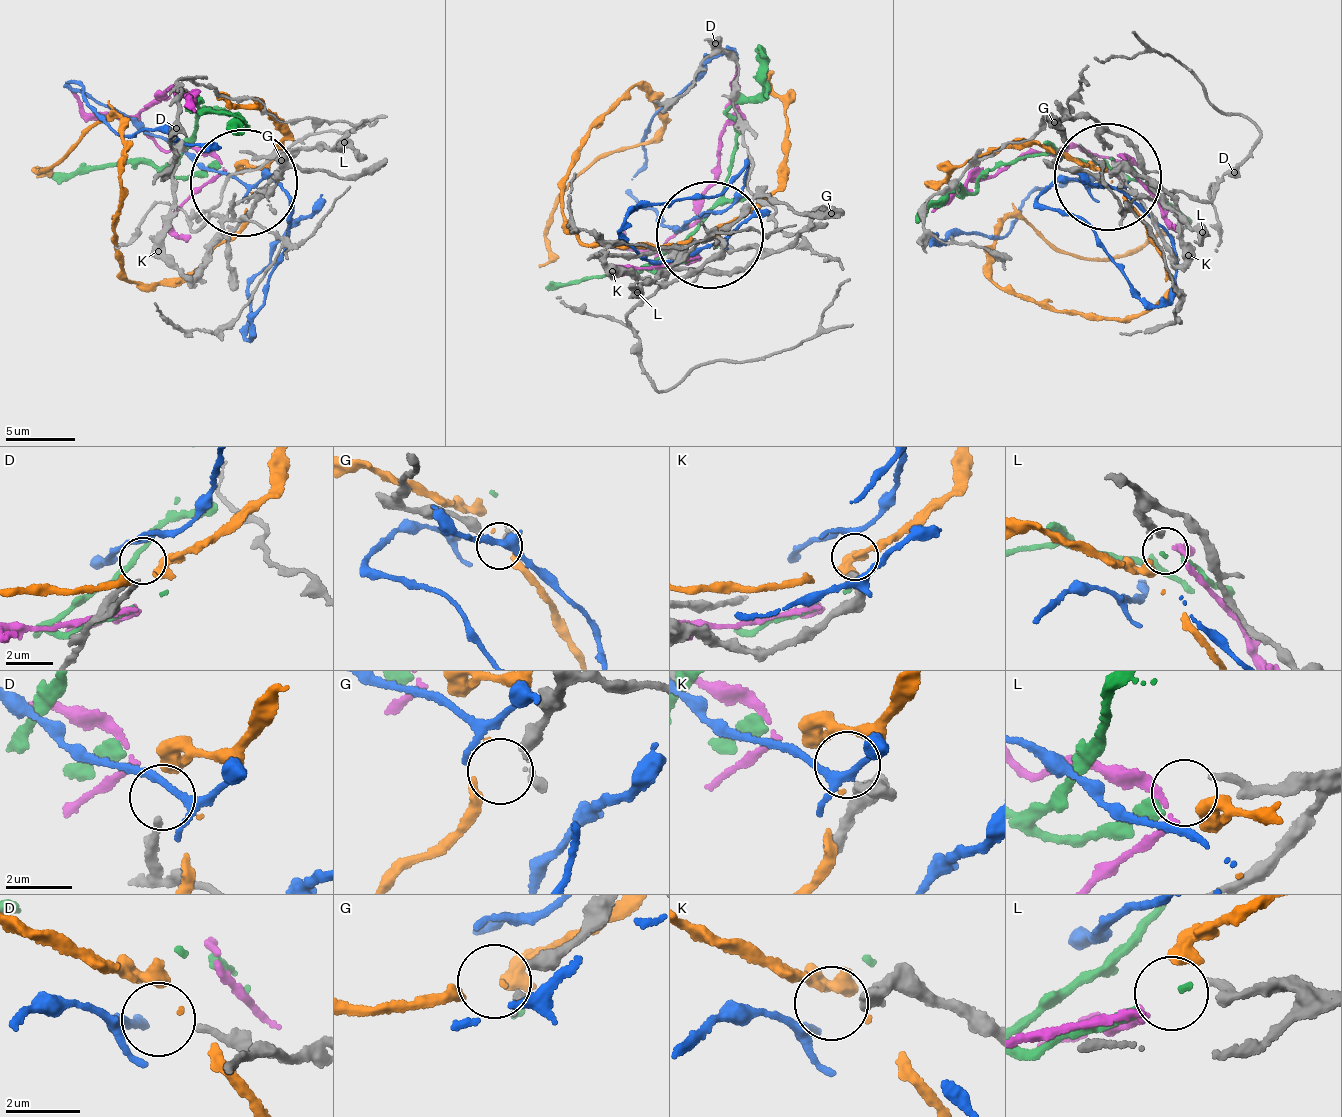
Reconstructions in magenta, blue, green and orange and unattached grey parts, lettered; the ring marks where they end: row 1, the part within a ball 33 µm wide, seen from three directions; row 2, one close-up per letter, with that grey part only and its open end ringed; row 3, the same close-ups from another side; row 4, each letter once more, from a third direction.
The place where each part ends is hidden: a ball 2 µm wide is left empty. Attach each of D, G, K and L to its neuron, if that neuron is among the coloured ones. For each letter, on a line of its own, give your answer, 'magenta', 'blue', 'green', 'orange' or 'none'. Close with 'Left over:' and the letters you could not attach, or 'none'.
D: none
G: none
K: none
L: magenta
Left over: D, G, K

